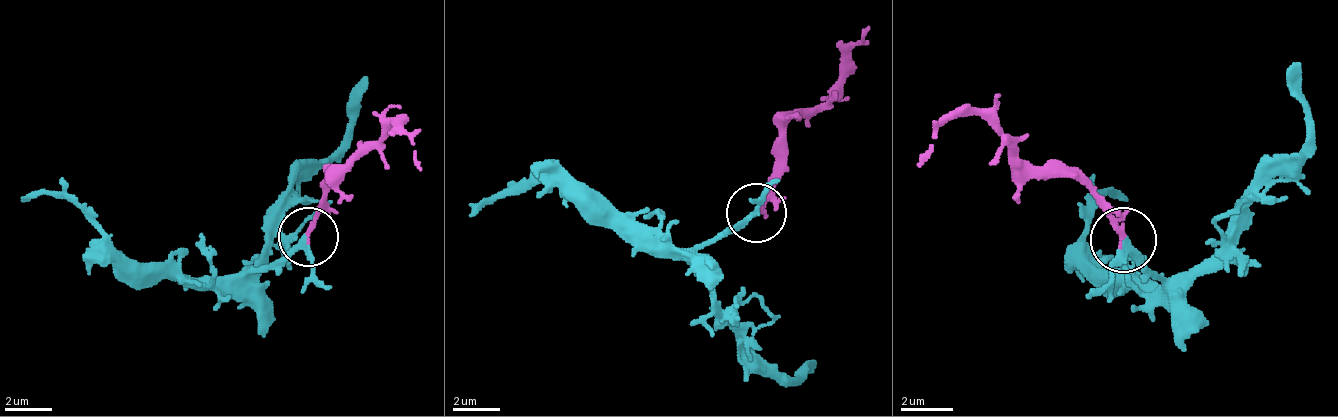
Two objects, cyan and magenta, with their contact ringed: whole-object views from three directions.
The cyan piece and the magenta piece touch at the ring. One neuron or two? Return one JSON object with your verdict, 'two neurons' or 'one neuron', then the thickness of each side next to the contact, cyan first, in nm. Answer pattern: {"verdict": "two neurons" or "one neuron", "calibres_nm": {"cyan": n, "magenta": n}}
{"verdict": "one neuron", "calibres_nm": {"cyan": 200, "magenta": 140}}

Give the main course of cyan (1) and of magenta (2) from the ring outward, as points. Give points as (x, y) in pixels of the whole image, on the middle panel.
1: (757, 211), (698, 247), (639, 247), (591, 211), (562, 181), (520, 187), (485, 199), (467, 217)
2: (757, 211), (781, 175), (787, 122), (811, 116), (840, 87), (846, 57), (870, 27)

